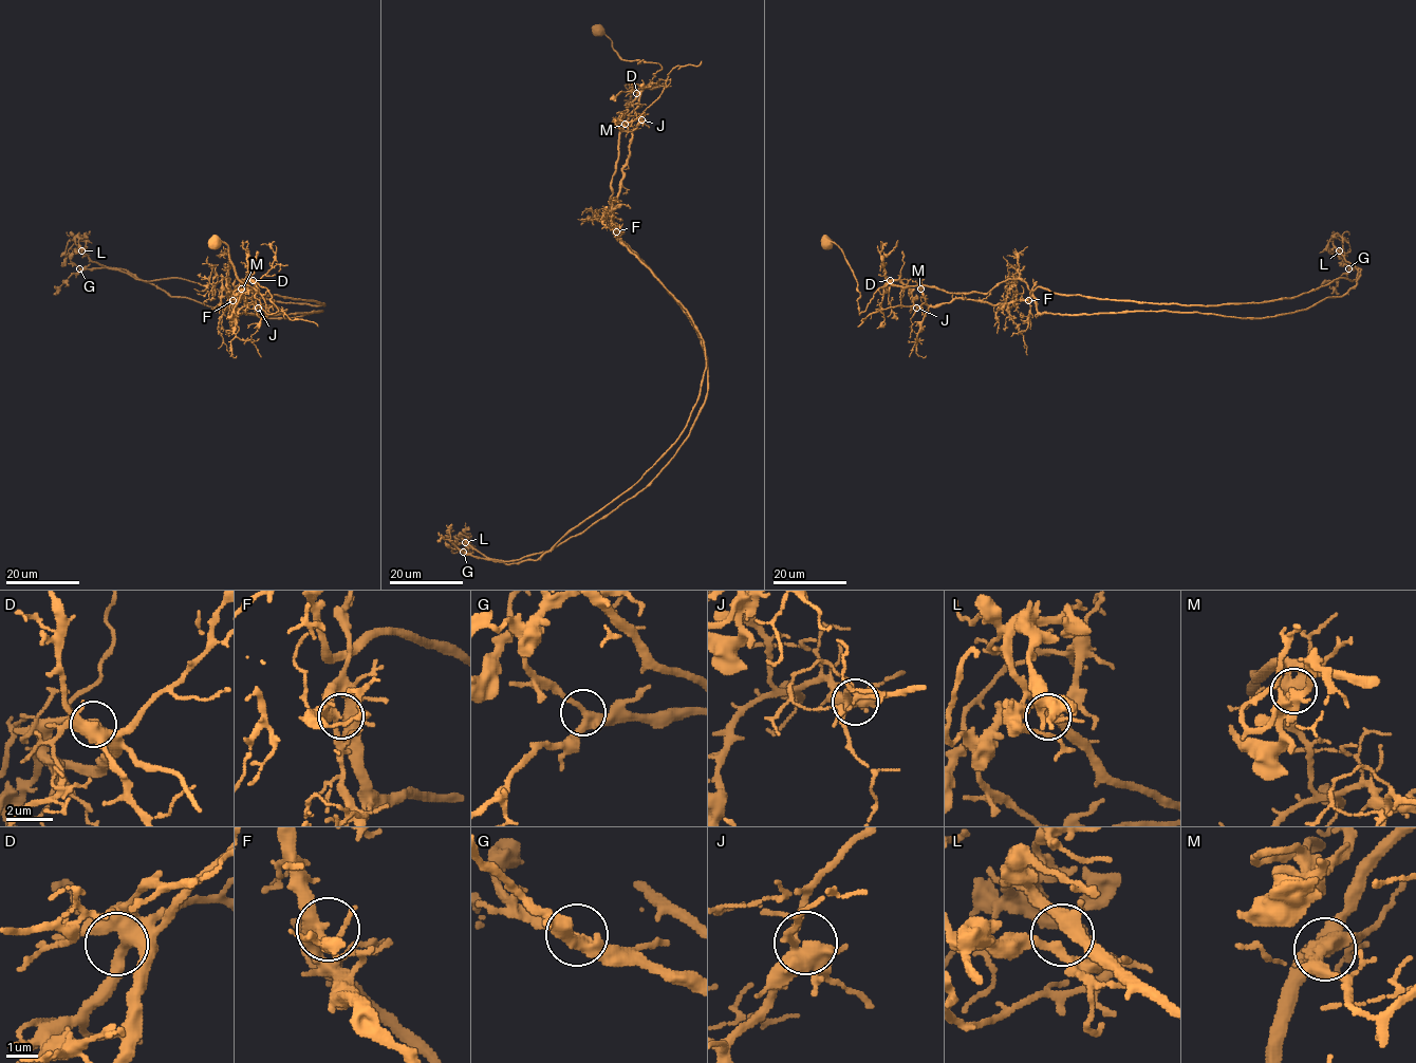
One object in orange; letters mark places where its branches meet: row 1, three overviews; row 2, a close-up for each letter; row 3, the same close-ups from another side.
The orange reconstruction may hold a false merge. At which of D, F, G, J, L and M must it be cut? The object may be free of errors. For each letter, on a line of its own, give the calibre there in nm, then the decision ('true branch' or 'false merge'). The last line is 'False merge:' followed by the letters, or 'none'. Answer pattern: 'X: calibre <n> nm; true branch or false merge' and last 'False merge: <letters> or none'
D: calibre 400 nm; true branch
F: calibre 320 nm; true branch
G: calibre 320 nm; true branch
J: calibre 400 nm; true branch
L: calibre 400 nm; true branch
M: calibre 500 nm; false merge
False merge: M

